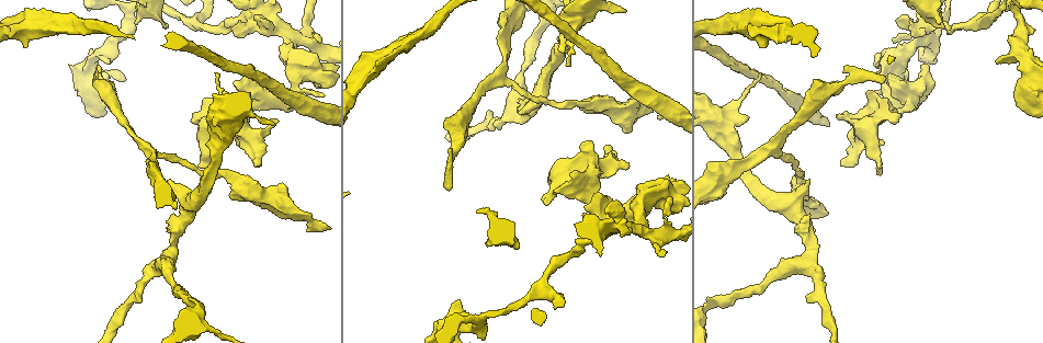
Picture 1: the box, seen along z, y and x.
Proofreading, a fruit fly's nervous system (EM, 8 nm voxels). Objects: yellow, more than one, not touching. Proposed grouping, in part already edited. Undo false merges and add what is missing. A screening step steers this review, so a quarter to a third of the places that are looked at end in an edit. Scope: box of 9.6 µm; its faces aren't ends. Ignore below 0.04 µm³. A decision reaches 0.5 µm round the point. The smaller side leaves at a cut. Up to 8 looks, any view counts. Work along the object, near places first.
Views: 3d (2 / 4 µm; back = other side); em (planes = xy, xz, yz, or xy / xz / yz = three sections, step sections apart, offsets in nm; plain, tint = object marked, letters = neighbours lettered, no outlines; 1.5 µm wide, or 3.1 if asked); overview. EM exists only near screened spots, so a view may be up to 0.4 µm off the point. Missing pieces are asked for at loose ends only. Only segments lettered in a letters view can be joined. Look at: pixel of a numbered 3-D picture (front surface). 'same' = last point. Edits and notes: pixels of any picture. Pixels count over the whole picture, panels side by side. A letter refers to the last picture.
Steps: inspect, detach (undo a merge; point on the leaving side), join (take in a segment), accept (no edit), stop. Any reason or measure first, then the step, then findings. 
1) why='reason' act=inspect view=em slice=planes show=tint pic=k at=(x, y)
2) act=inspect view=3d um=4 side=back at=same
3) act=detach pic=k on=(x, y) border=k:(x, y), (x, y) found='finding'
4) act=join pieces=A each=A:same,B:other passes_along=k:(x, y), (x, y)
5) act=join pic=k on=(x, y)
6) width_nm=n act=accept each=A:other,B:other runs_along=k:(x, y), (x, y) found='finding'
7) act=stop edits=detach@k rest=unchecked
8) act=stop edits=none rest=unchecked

why='calibre changes' act=inspect view=em slice=planes show=letters pic=1 at=(637, 106)

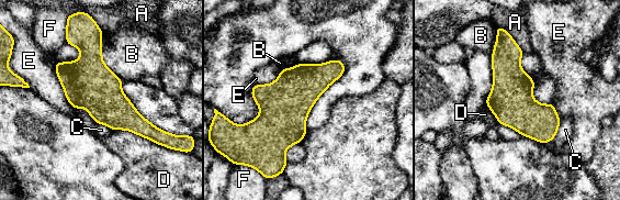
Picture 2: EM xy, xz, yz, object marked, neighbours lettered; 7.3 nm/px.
longest_contact=E:400nm act=accept each=A:other,B:other,C:other,D:other,E:other,F:other runs_along=2:(498, 30), (511, 100), (545, 140) found='one cell here'

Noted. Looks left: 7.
why='branch stops here' act=inspect view=em slice=planes show=letters pic=1 at=(844, 163)

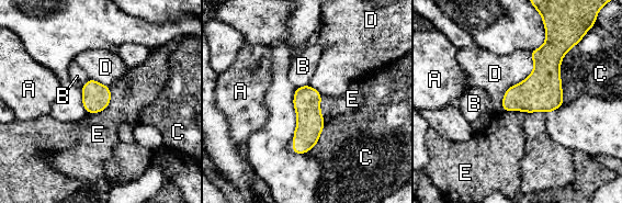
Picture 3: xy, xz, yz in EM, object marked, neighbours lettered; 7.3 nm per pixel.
longest_contact=D:480nm act=accept each=A:other,B:other,C:other,D:other,E:other border=3:(110, 88), (110, 102), (95, 113) found='no lettered segment goes on from it'

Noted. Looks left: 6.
why='calibre changes' act=inspect view=em slice=yz step=8 show=tint pic=1 at=(517, 78)

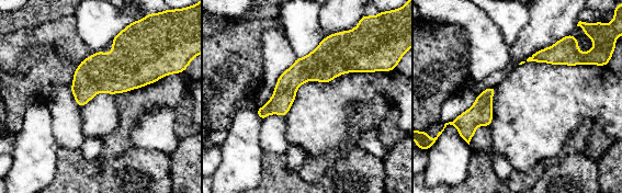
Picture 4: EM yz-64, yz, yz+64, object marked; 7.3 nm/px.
act=inspect view=em slice=planes show=tint at=same

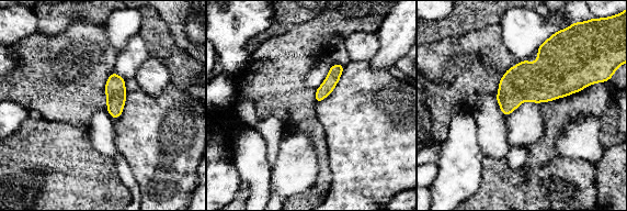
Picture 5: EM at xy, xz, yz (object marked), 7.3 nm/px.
act=inspect view=em slice=planes show=letters at=same

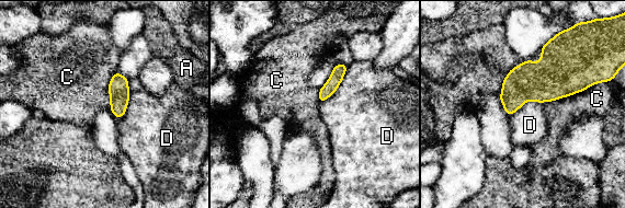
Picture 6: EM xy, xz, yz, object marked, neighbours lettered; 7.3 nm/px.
act=accept each=A:other,C:other,D:other runs_along=6:(342, 67), (320, 99) found='continuous, no second cell'

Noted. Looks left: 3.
why='thin neck' act=inspect view=em slice=yz step=8 show=tint pic=1 at=(787, 128)

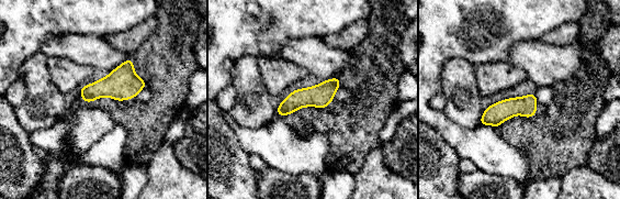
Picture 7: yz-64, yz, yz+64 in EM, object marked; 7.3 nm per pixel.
act=inspect view=em slice=planes show=letters at=same

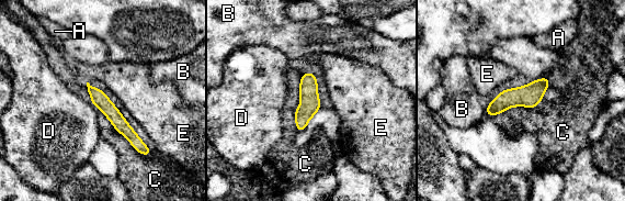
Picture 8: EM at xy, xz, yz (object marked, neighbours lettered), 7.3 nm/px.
act=accept each=A:other,B:other,C:other,D:other,E:other runs_along=8:(90, 89), (139, 147) found='all the same cell'

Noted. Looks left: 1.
act=stop edits=none rest=unchecked

